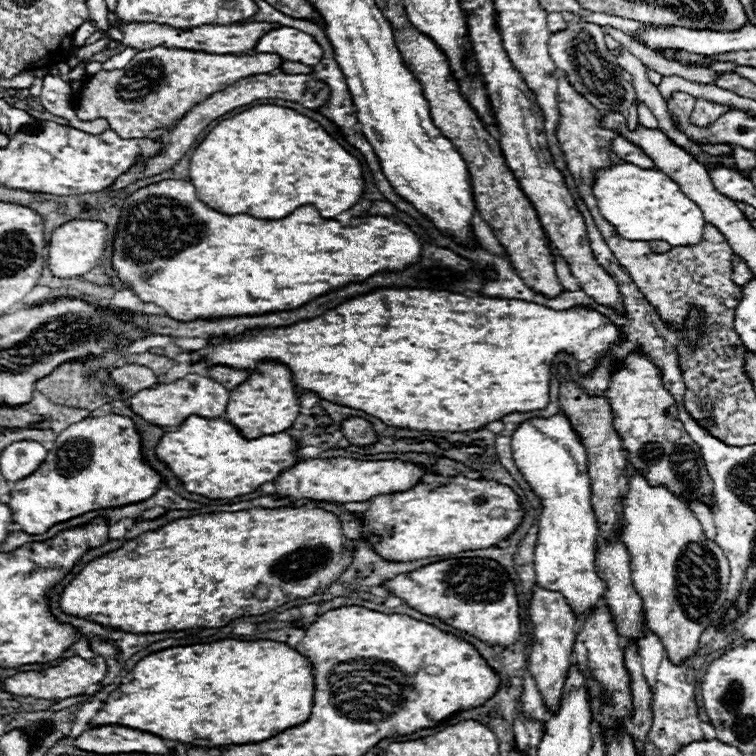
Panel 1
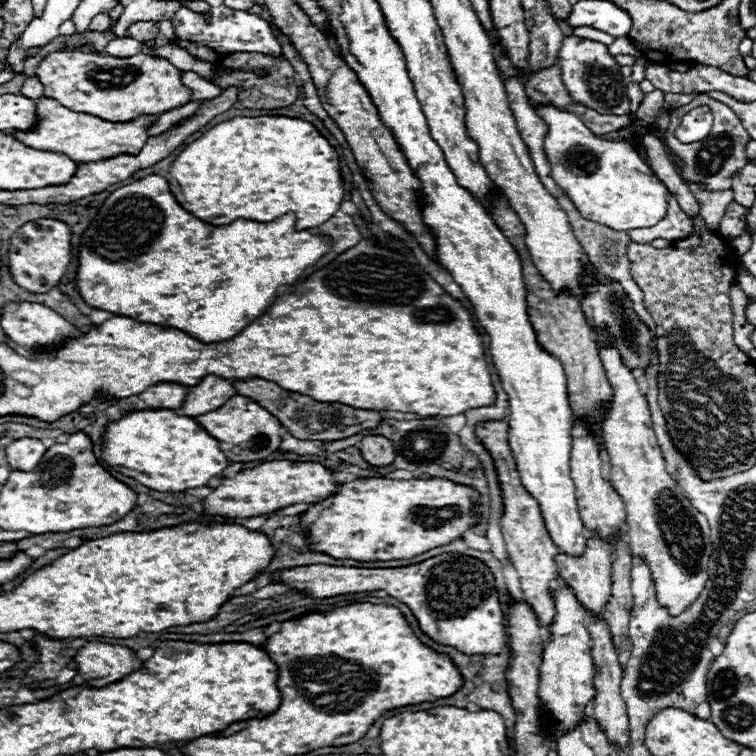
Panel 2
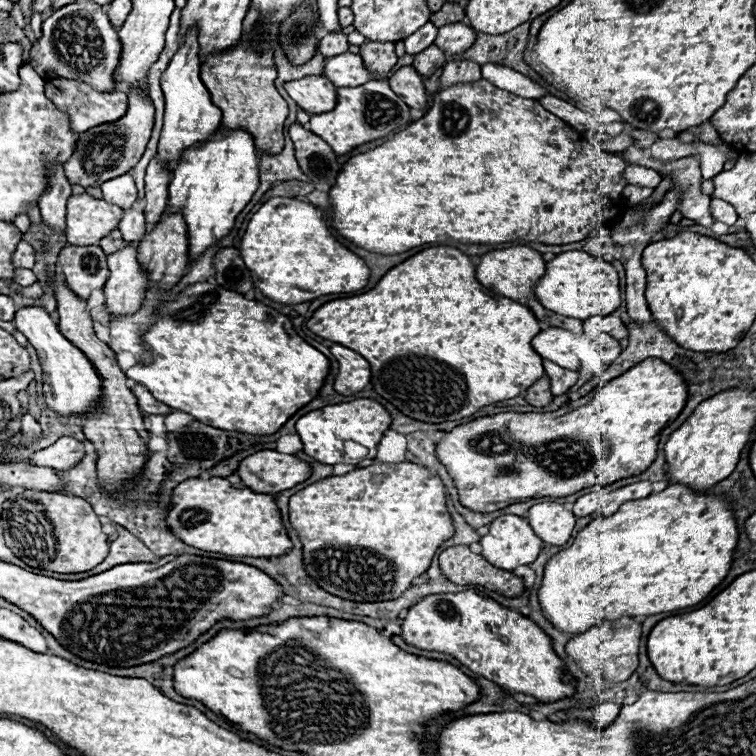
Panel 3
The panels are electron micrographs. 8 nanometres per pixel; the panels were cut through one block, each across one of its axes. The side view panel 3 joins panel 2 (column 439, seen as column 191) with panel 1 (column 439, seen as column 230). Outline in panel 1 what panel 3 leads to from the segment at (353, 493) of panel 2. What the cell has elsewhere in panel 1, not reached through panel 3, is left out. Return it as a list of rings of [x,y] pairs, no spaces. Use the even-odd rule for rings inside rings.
[[[454,476],[446,484],[416,484],[406,492],[382,494],[370,500],[370,510],[364,514],[364,530],[378,534],[382,540],[374,544],[380,556],[388,556],[388,560],[422,560],[430,556],[448,556],[466,550],[482,550],[492,548],[500,540],[506,540],[516,532],[524,518],[520,510],[518,494],[494,480],[470,480],[464,476]]]

